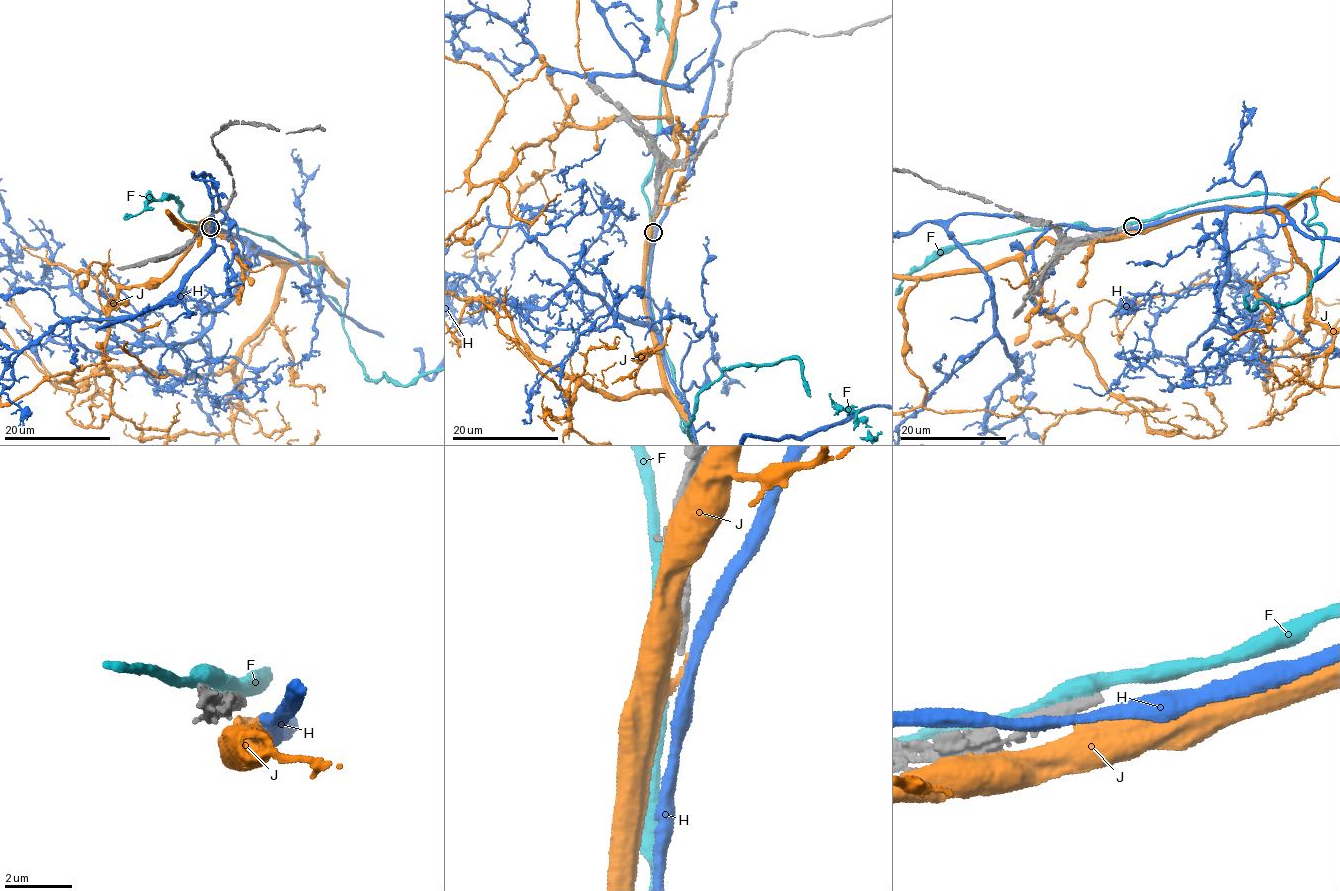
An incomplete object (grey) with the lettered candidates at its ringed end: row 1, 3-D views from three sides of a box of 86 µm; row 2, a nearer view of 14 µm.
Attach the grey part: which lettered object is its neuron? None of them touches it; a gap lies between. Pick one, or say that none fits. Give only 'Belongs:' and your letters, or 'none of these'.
Belongs: none of these

